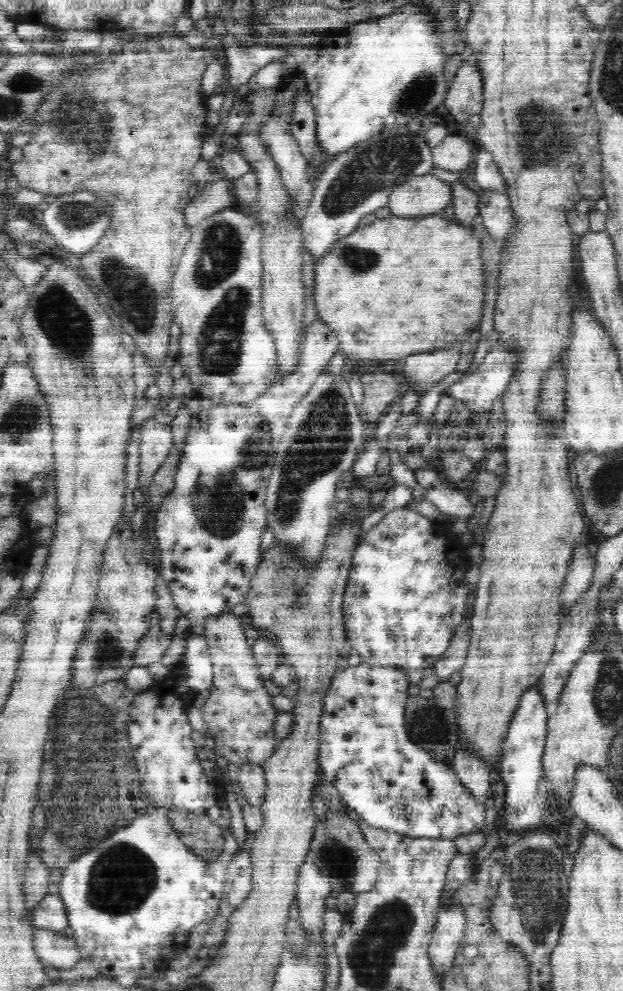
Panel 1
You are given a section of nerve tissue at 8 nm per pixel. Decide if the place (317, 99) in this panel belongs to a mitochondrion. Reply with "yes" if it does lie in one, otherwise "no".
no

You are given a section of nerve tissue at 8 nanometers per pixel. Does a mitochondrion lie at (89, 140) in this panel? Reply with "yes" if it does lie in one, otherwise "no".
yes

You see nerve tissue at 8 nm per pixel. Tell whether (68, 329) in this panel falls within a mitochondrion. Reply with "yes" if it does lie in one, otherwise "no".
yes

